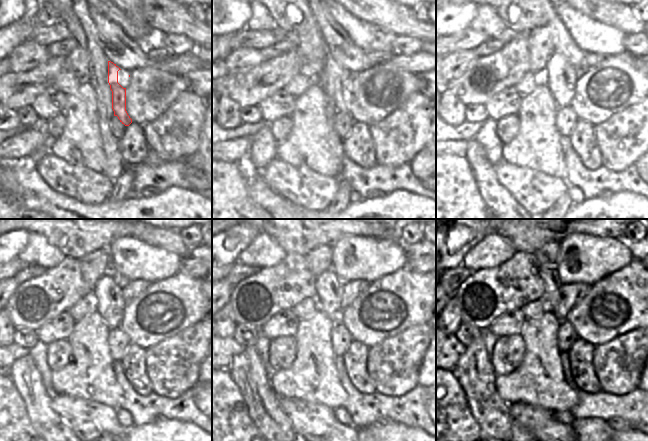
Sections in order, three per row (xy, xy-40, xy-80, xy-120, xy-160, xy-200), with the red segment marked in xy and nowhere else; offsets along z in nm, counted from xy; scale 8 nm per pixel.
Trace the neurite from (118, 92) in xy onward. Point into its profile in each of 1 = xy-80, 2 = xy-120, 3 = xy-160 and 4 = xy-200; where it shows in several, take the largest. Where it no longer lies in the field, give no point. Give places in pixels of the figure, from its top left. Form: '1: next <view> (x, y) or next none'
1: next xy-80 (561, 76)
2: next xy-120 (110, 304)
3: next xy-160 (328, 286)
4: next xy-200 (548, 272)

